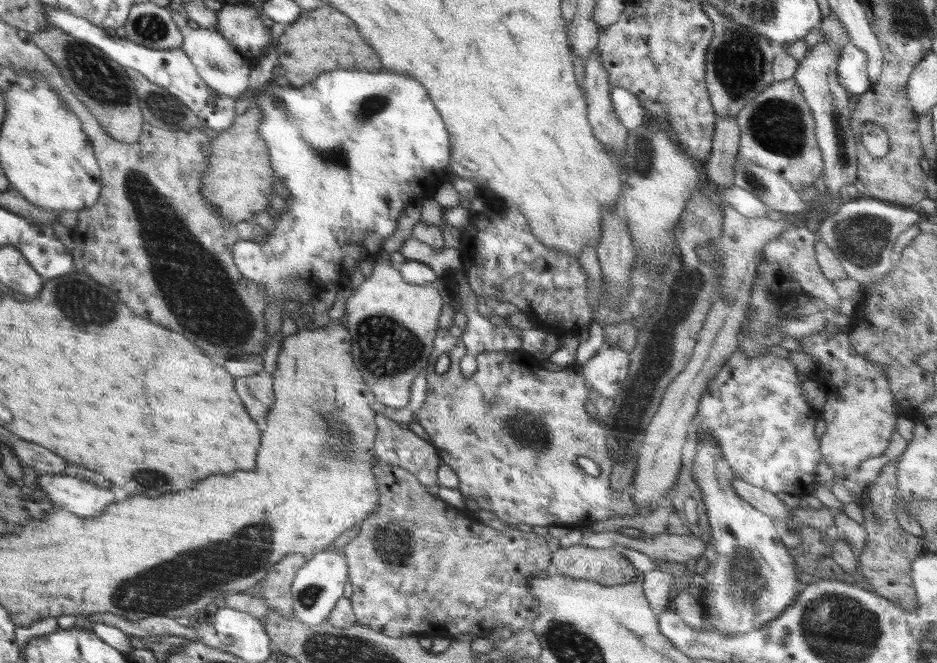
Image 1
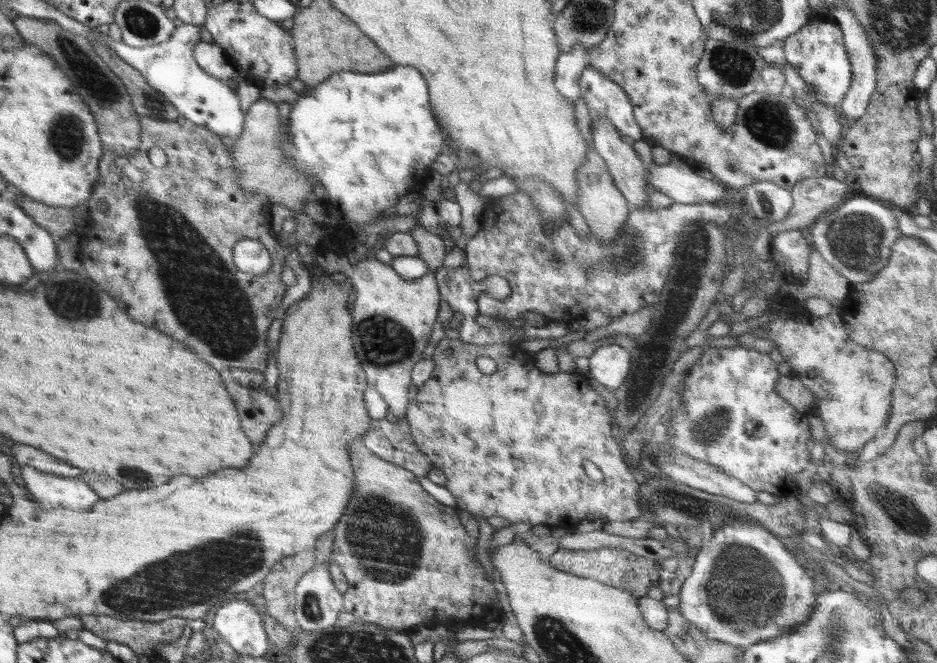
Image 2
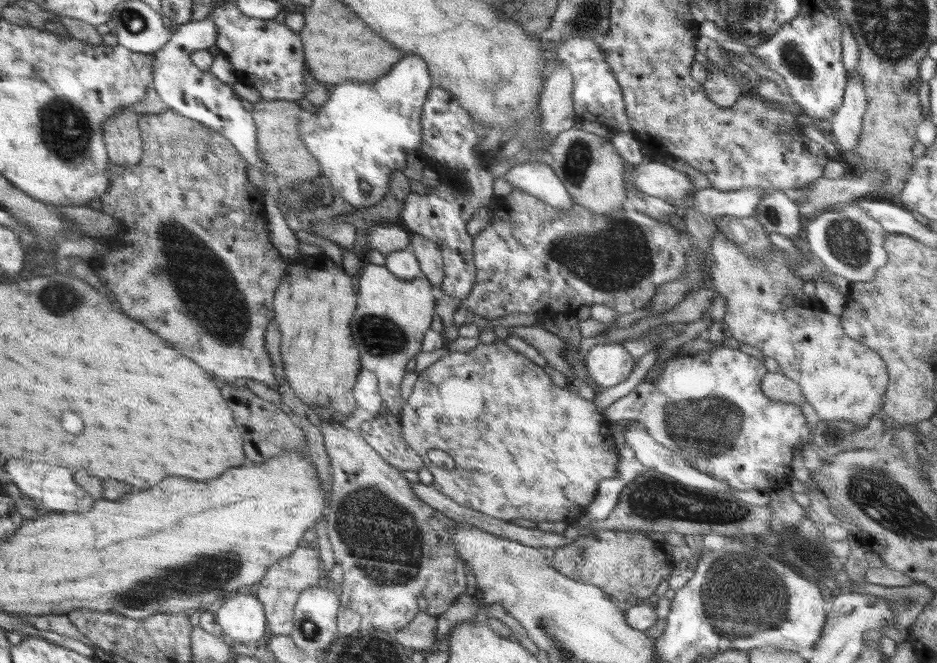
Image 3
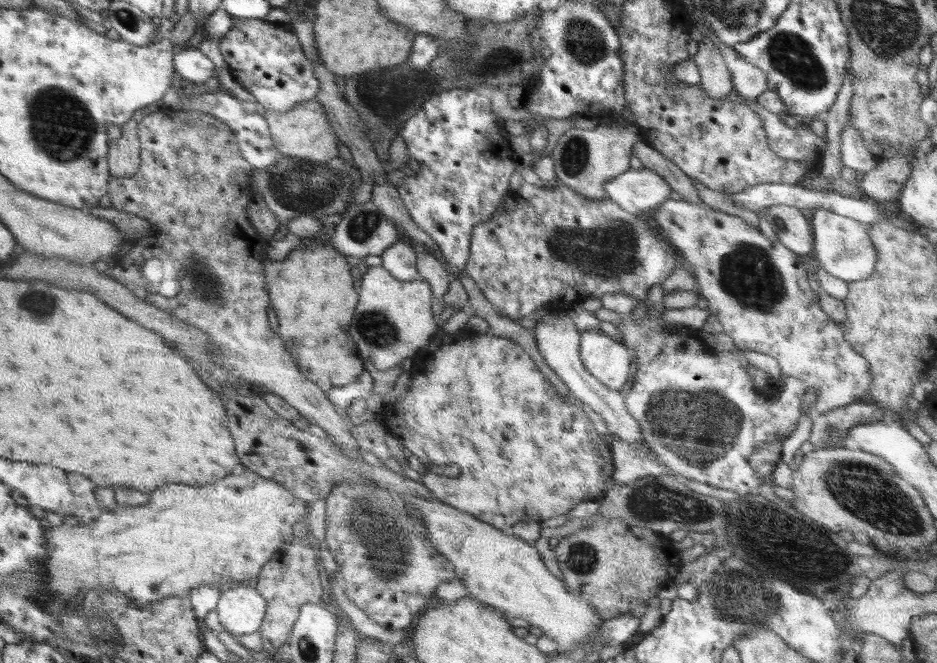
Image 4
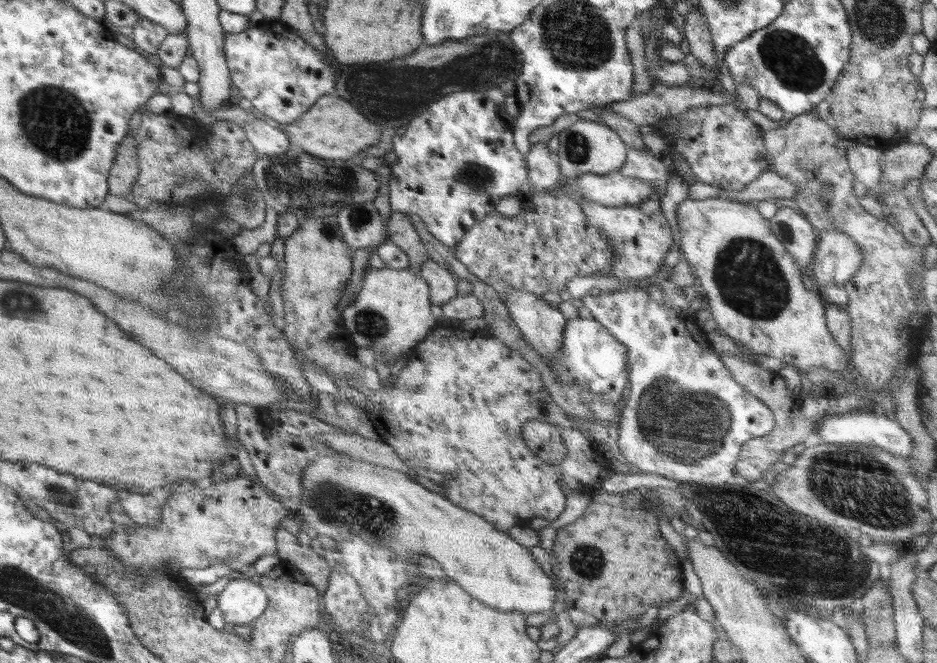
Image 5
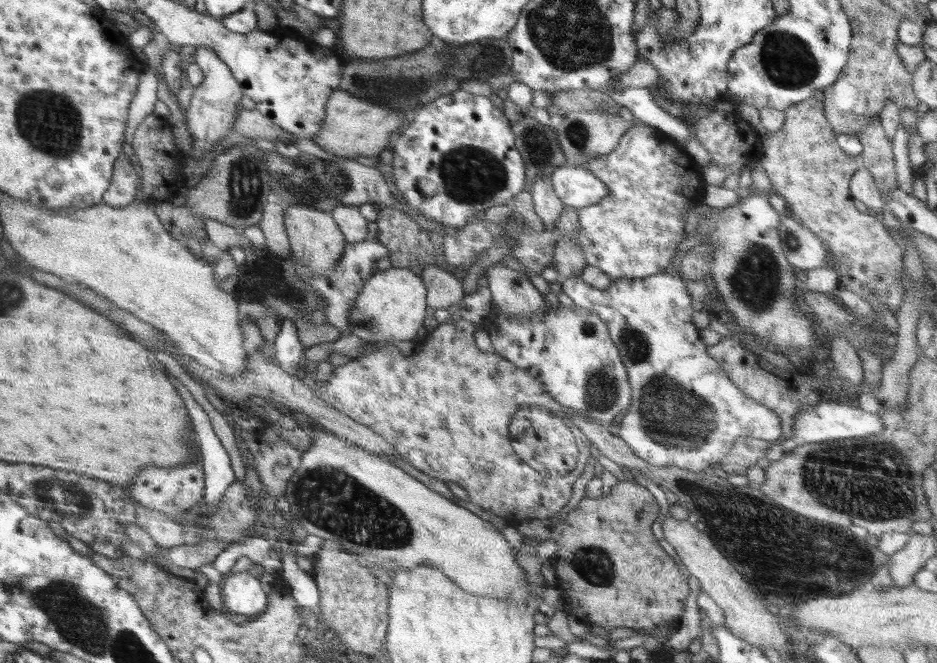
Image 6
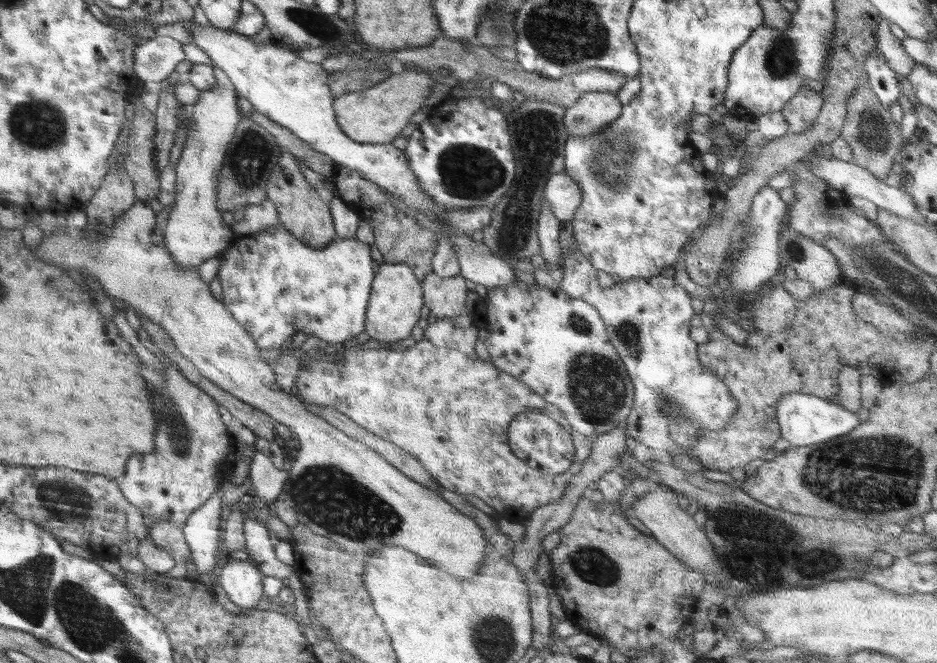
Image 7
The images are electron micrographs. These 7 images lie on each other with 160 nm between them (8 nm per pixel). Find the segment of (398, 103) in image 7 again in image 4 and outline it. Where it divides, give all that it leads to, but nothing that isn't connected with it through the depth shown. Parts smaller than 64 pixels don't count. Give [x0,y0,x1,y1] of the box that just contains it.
[263,99,340,167]

